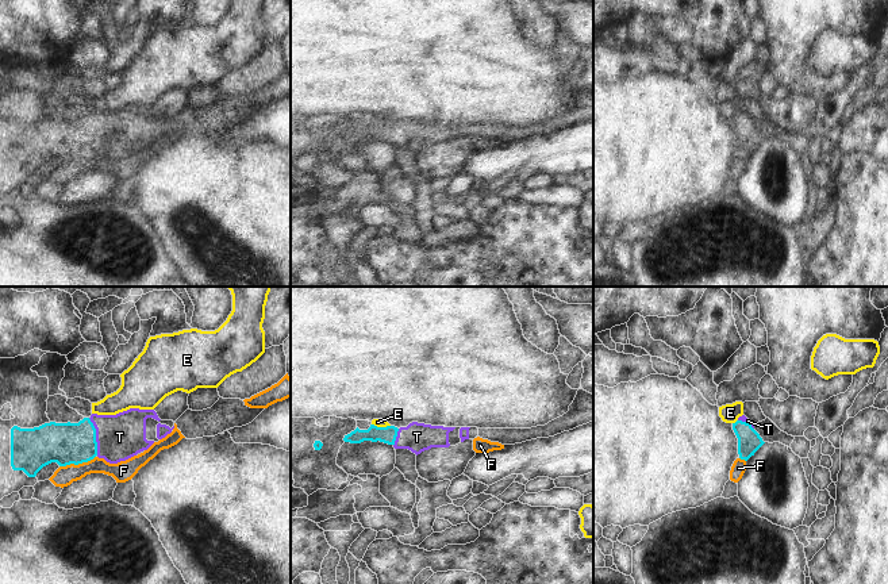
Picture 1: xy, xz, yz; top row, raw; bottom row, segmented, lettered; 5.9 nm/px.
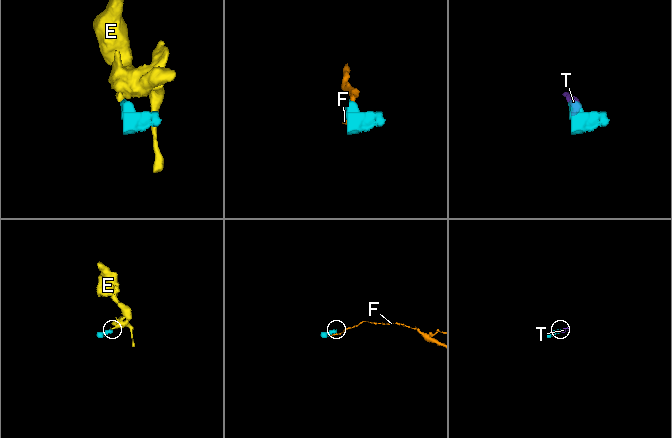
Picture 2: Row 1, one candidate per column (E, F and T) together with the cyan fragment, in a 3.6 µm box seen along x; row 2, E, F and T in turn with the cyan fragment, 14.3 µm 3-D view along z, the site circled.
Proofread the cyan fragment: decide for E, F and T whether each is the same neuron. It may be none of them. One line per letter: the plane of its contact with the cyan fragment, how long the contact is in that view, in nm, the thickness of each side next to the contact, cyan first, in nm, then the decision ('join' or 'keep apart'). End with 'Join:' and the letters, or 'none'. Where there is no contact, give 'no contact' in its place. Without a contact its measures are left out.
E: contact in xz; length 110 nm; calibres 100 and 50 nm; keep apart
F: contact in xy; length 220 nm; calibres 240 and 120 nm; keep apart
T: contact in xy; length 240 nm; calibres 240 and 280 nm; join
Join: T

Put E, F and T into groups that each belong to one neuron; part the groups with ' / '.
E / F / T

